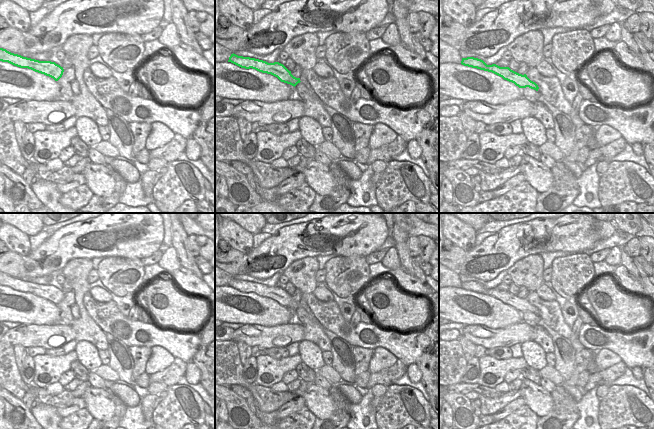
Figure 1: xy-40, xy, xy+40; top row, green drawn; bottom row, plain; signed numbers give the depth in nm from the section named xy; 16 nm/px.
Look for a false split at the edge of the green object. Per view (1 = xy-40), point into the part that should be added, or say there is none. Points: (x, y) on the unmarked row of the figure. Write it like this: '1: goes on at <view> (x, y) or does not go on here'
1: does not go on here

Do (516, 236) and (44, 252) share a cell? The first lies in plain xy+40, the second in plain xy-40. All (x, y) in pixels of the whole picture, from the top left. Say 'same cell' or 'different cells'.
same cell

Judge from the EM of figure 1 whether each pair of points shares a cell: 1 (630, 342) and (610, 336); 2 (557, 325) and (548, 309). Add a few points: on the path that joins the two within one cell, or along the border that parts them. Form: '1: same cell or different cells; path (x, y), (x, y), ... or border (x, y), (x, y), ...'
1: same cell; path (625, 342), (615, 340)
2: same cell; path (555, 321), (551, 313)

